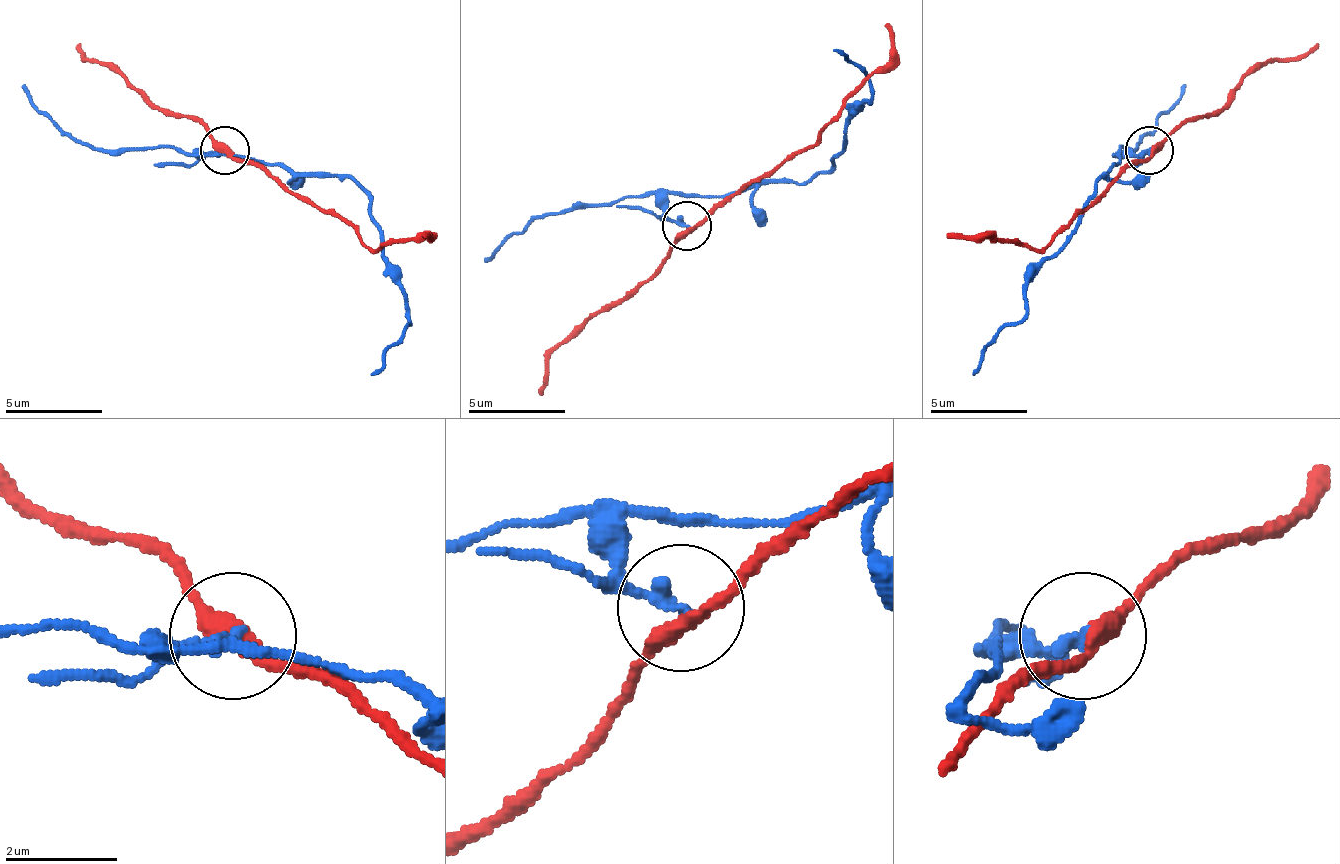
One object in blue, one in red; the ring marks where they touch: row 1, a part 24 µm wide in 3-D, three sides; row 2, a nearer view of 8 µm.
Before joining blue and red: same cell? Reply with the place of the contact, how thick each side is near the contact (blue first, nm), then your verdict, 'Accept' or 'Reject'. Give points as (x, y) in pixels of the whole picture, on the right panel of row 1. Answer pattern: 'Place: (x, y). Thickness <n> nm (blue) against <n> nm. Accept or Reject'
Place: (1149, 150). Thickness 220 nm (blue) against 300 nm. Reject

